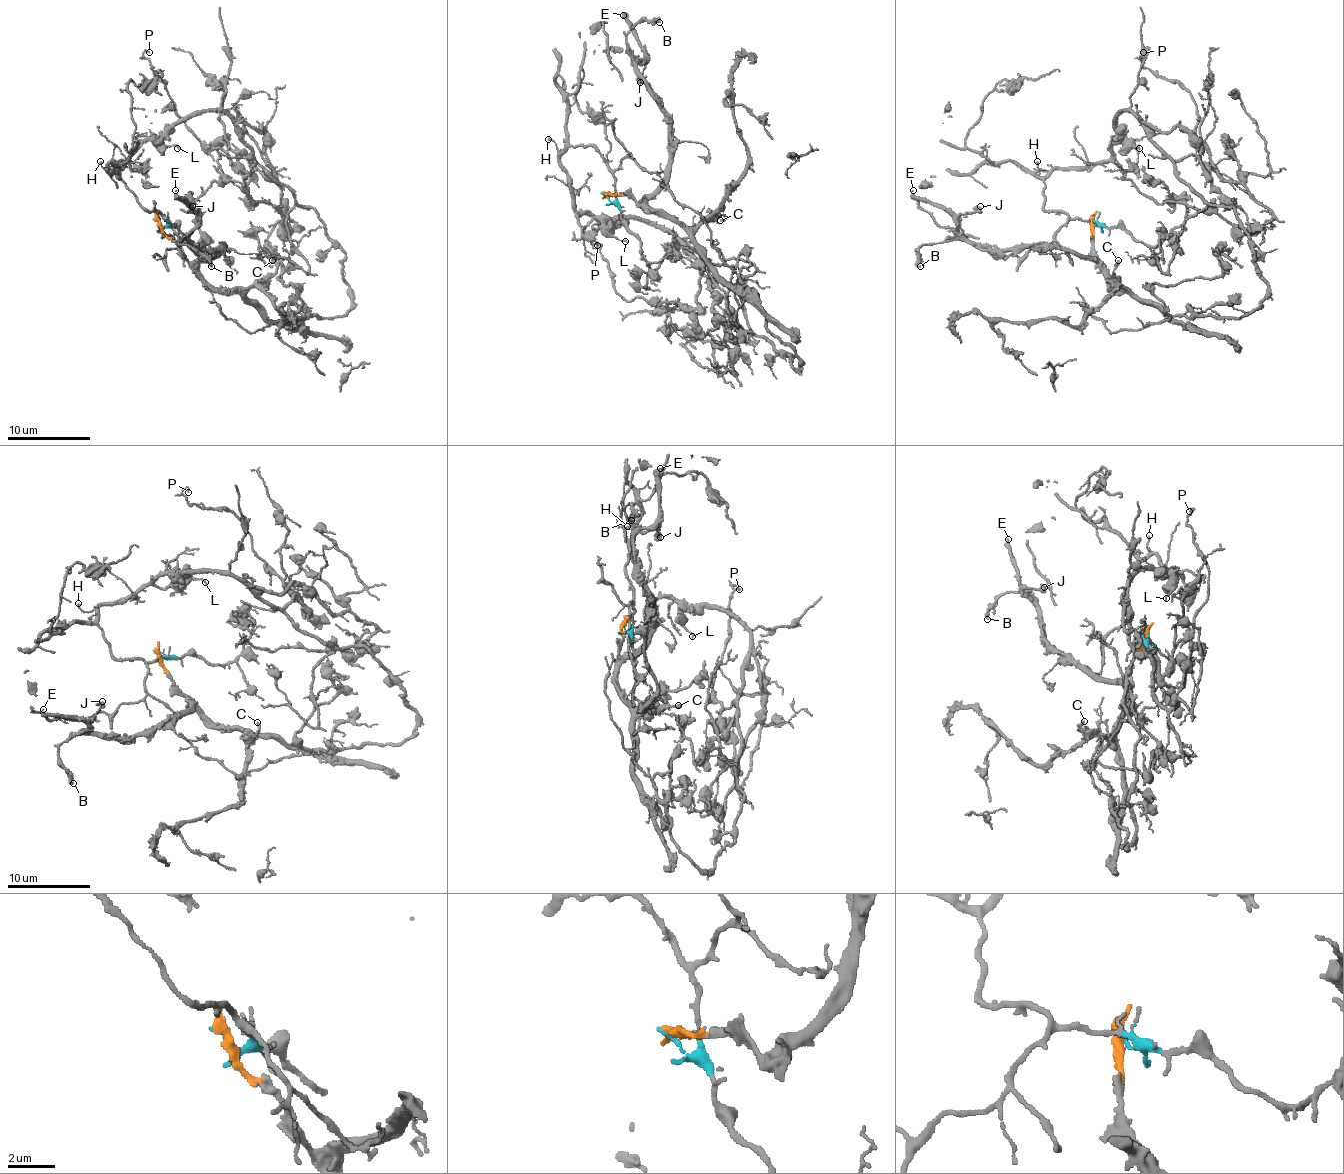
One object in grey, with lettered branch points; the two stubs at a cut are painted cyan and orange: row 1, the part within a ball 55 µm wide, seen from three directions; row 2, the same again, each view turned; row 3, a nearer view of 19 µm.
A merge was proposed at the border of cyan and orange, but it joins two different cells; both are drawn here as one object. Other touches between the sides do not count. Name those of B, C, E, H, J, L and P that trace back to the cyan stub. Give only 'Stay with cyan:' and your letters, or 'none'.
Stay with cyan: H, L, P

